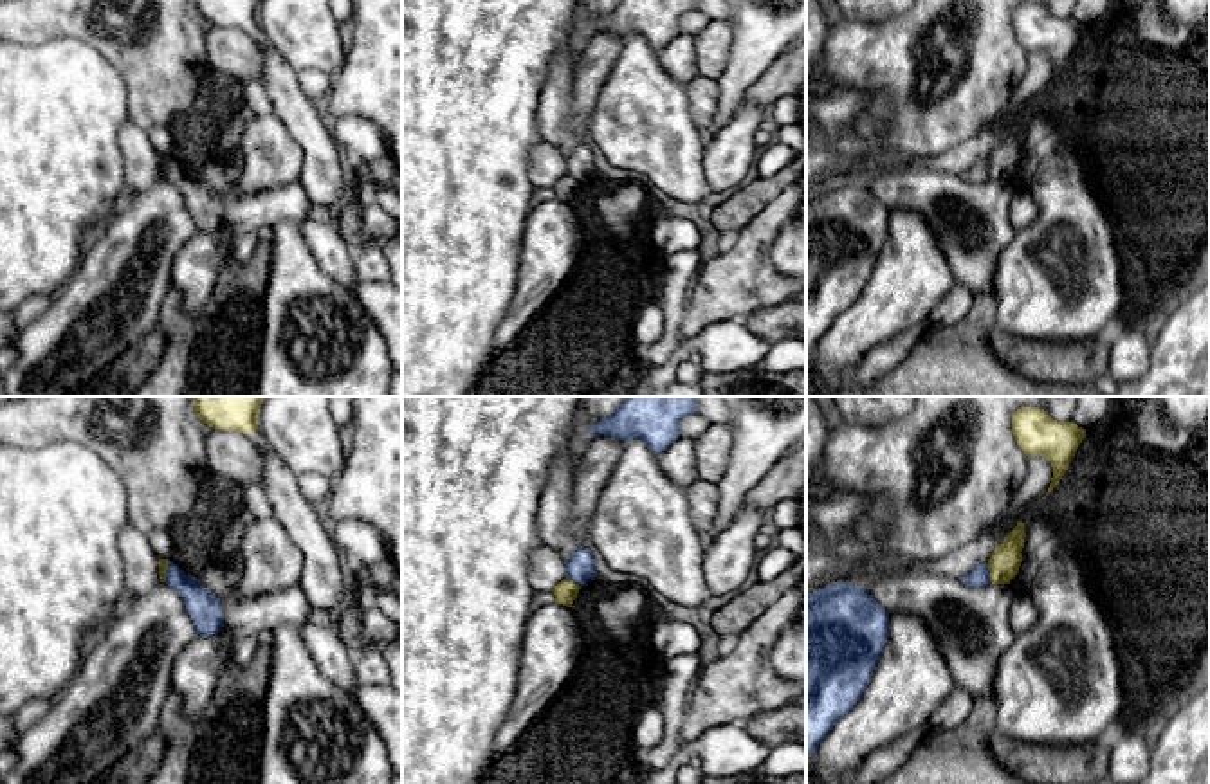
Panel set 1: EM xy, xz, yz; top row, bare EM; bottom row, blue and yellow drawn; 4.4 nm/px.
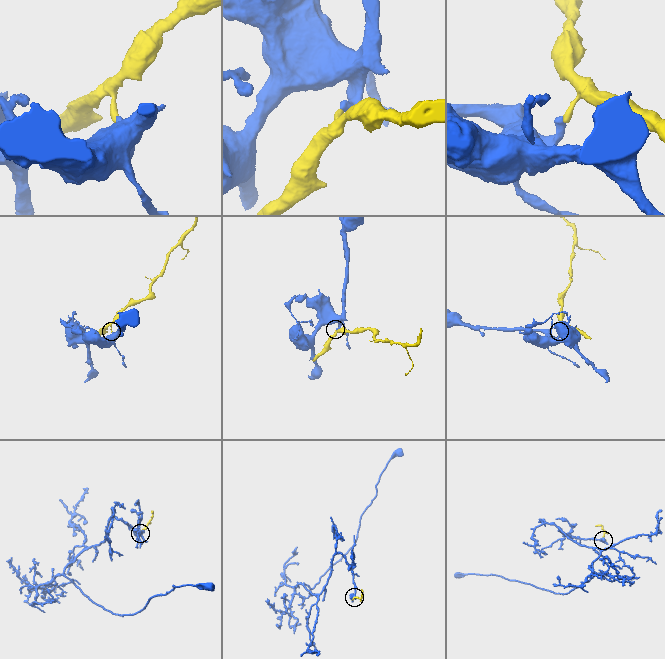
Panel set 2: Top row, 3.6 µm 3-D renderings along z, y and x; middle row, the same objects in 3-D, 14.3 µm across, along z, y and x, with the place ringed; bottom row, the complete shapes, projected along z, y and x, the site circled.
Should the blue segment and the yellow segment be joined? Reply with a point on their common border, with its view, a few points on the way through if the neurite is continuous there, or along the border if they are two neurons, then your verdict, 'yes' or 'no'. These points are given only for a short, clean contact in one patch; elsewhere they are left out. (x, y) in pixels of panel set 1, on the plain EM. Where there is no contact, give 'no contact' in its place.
meets blue in yz at (989, 168); border along yz (987, 159), (990, 177); no

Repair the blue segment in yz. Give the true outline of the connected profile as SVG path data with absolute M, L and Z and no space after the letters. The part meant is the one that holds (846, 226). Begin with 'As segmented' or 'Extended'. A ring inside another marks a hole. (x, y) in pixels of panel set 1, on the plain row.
As segmented. M842 178L806 191L806 351L866 288L889 234L889 209L869 187Z

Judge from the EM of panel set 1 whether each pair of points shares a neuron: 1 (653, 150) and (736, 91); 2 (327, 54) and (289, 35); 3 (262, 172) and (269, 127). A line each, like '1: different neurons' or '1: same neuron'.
1: different neurons
2: same neuron
3: same neuron

